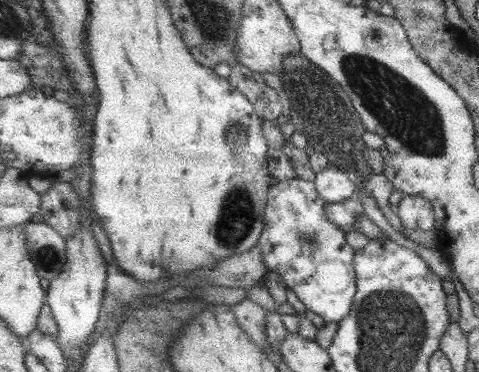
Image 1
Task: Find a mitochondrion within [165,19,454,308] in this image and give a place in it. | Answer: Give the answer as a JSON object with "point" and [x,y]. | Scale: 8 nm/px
{"point":[396,104]}

